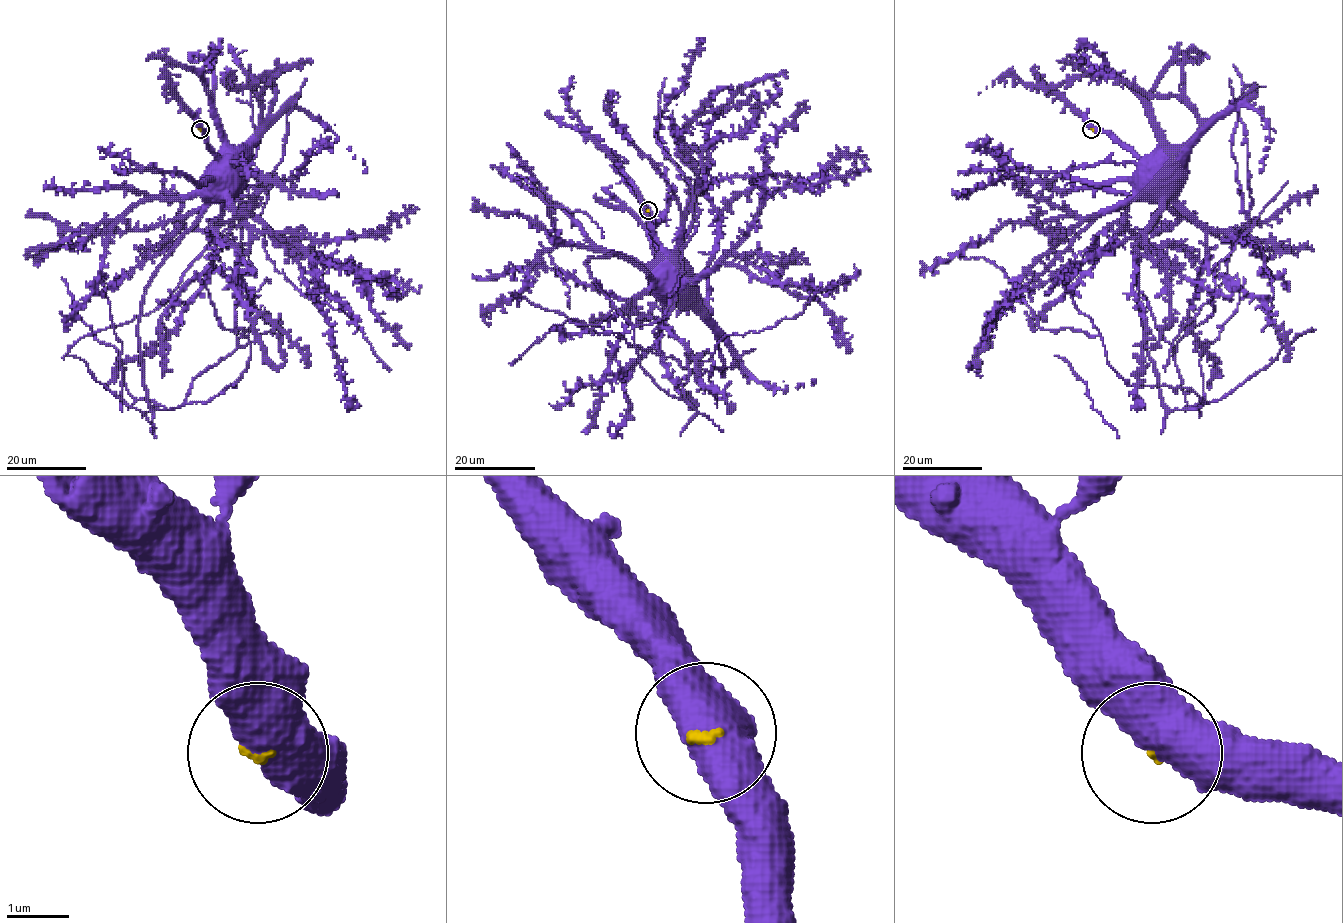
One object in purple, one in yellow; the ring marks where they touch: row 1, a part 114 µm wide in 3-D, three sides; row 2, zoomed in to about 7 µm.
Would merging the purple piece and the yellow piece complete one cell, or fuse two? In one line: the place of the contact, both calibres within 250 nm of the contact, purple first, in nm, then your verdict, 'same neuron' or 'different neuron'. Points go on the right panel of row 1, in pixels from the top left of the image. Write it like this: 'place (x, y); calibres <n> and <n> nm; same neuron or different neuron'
place (1091, 129); calibres 500 and 60 nm; same neuron

